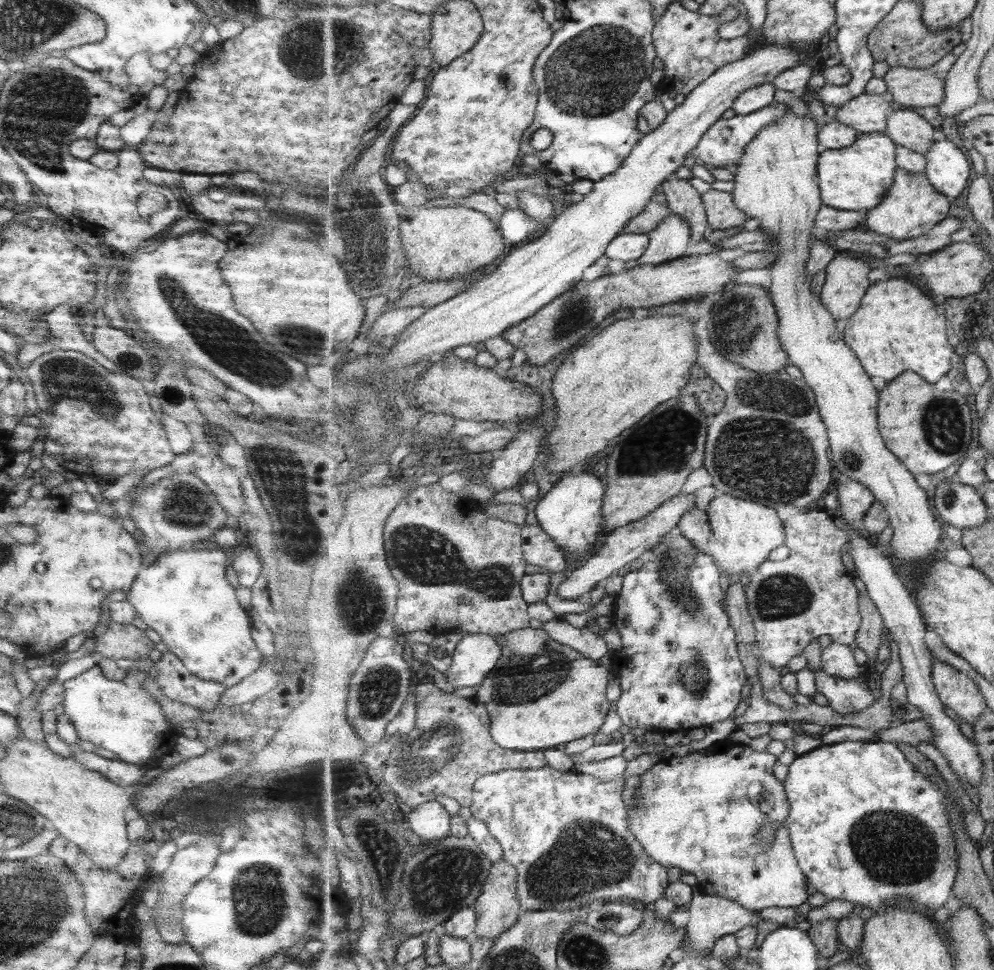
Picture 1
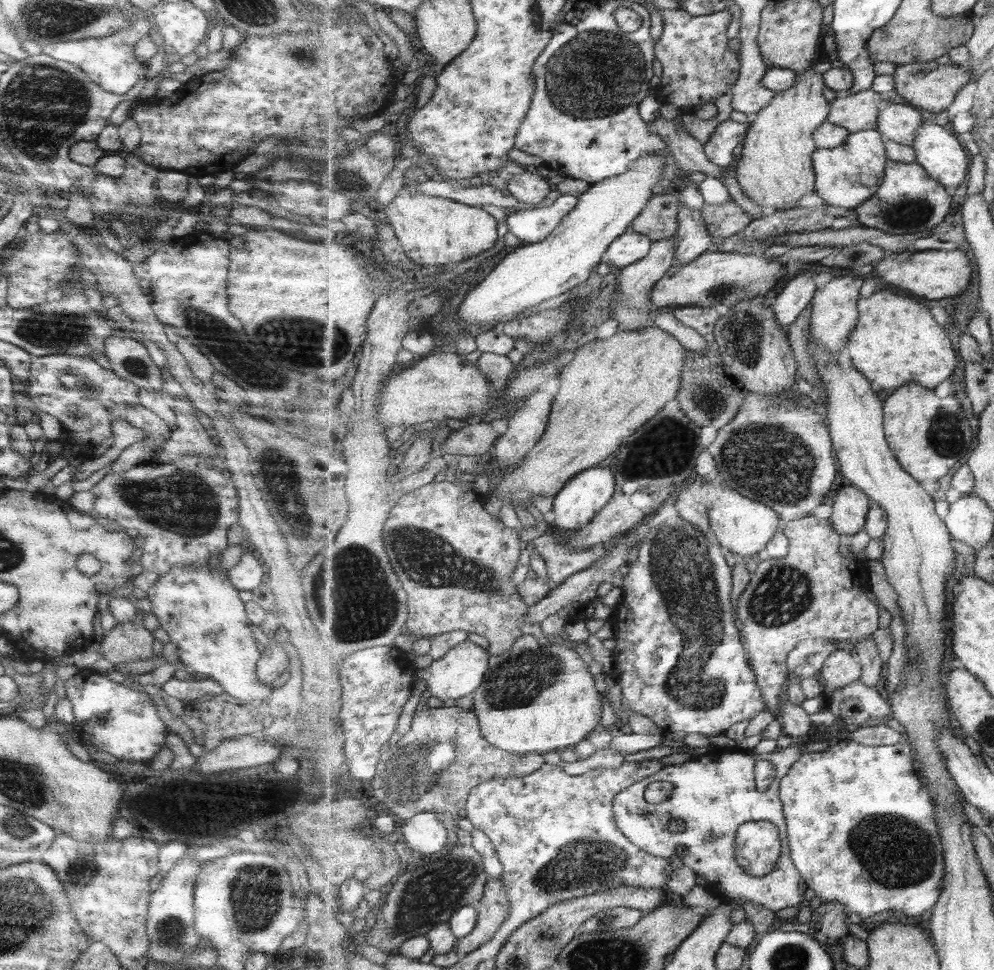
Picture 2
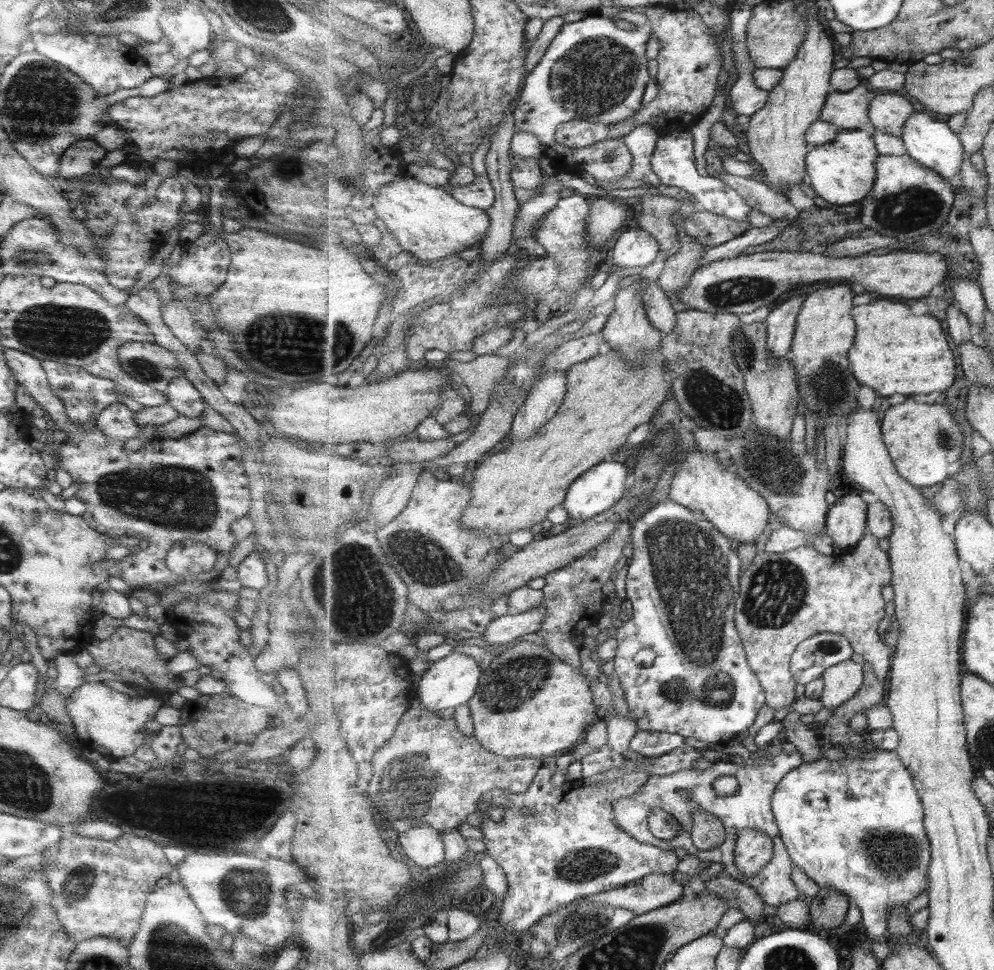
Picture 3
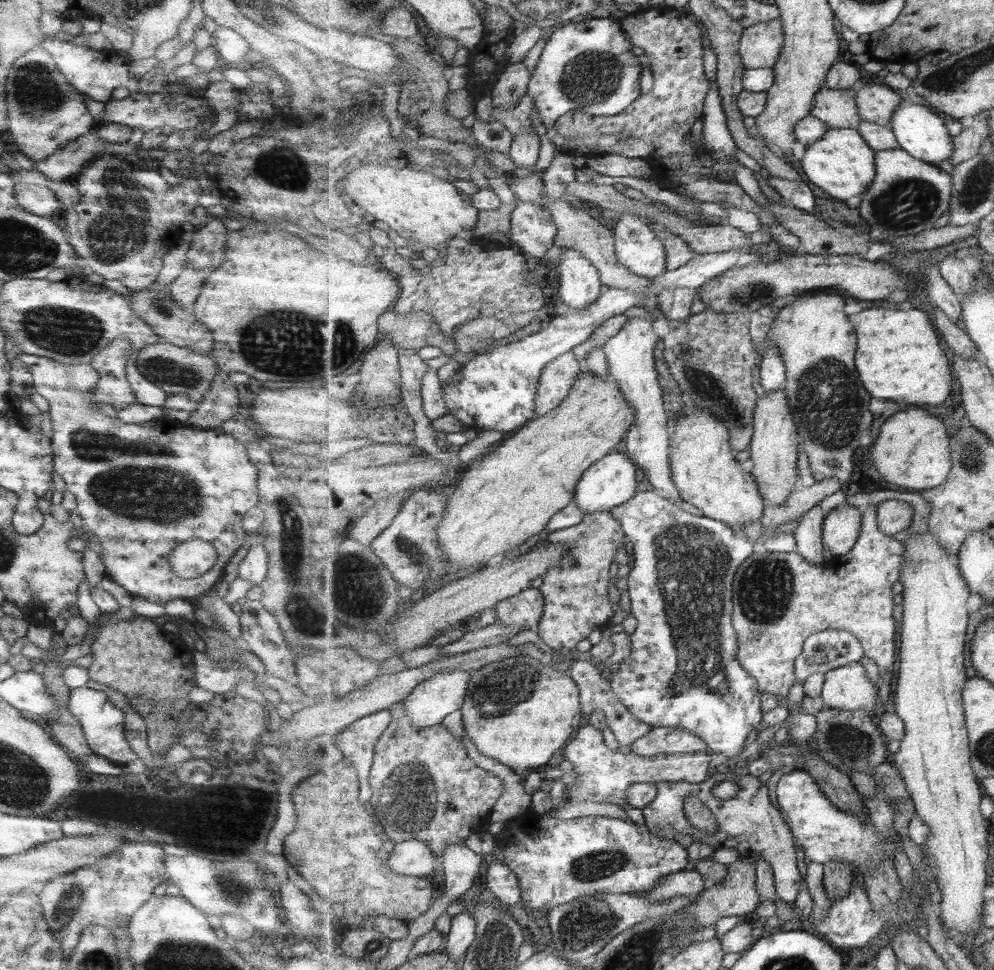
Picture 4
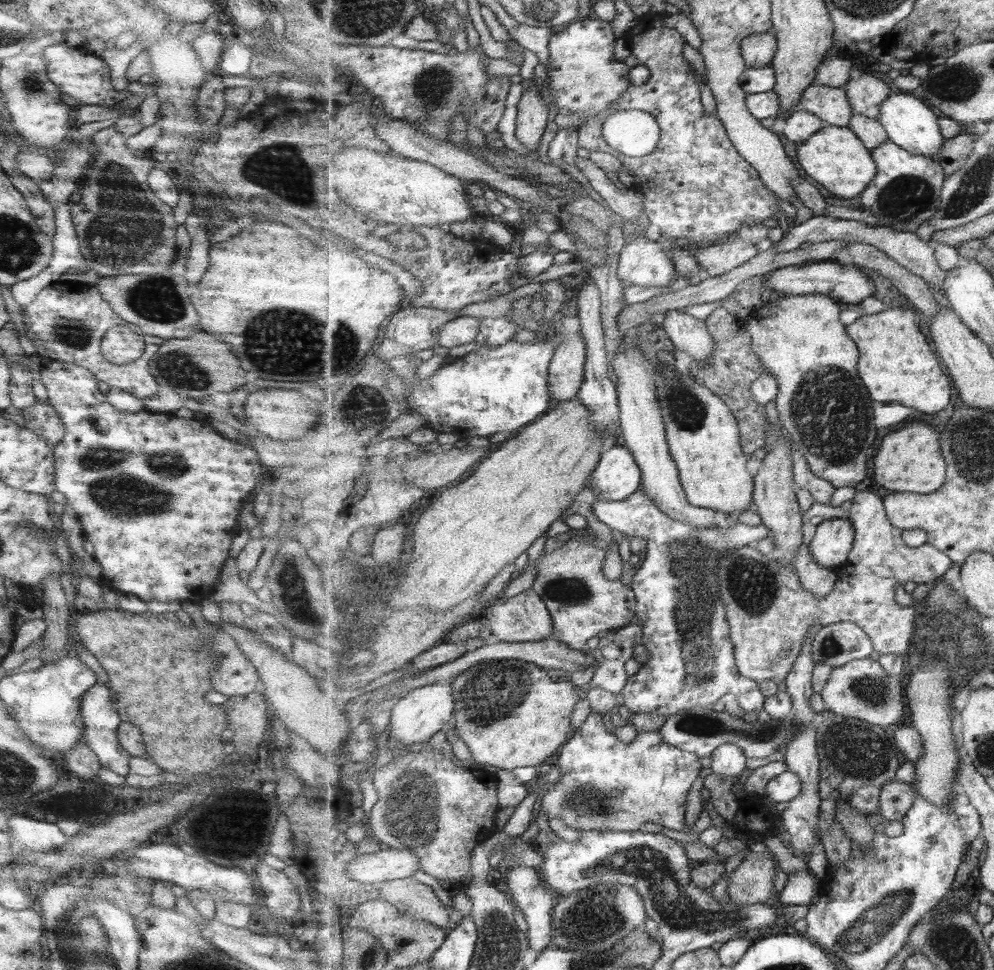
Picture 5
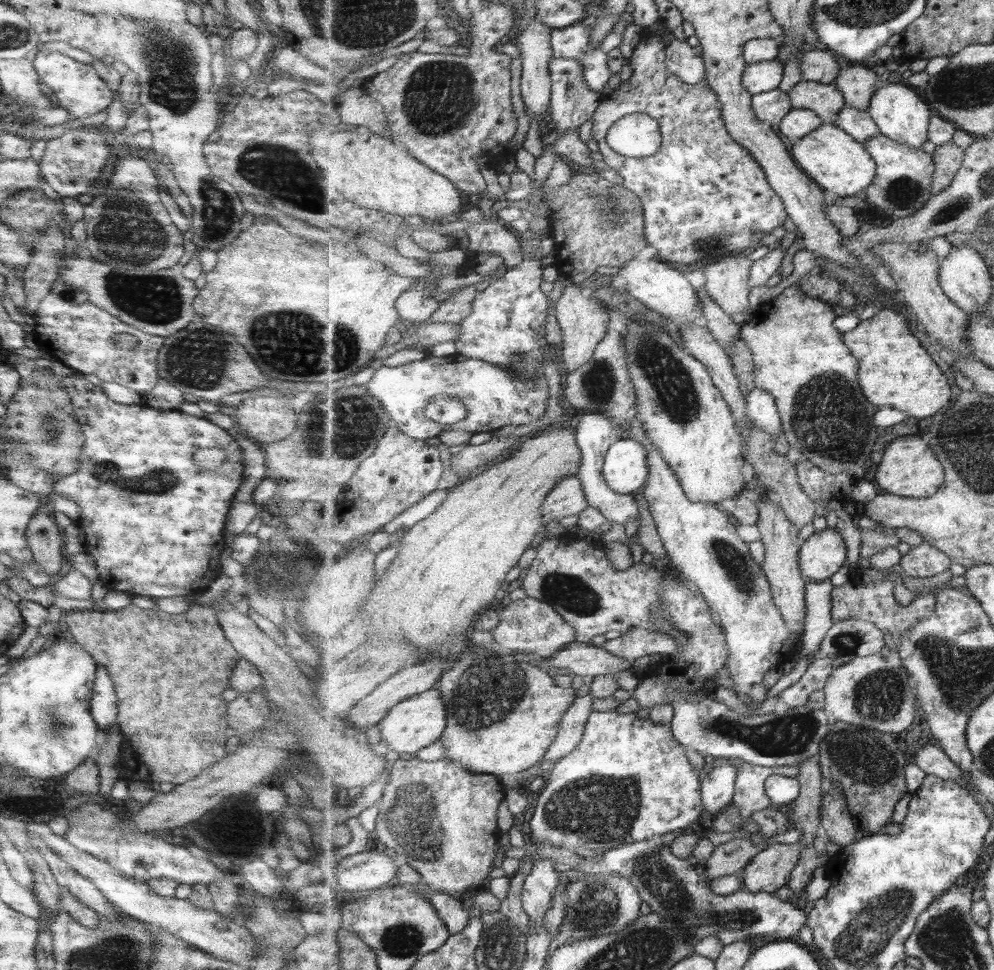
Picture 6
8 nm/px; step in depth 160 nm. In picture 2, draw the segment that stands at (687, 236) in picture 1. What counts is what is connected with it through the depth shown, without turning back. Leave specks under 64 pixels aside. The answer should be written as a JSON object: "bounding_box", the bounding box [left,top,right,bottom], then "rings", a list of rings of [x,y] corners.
{"bounding_box":[612,236,678,331],"rings":[[[677,236],[670,239],[654,241],[652,249],[647,257],[636,262],[634,265],[618,269],[620,278],[618,287],[618,302],[614,304],[614,314],[612,318],[617,321],[617,326],[621,326],[623,331],[636,331],[649,326],[649,310],[654,310],[651,292],[654,286],[667,274],[678,260],[676,246]]]}

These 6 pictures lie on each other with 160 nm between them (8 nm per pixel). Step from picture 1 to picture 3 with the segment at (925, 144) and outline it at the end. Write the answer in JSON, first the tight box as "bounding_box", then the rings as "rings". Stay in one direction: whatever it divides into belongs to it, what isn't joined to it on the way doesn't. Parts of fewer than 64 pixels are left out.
{"bounding_box":[869,91,916,138],"rings":[[[885,91],[873,96],[869,112],[876,130],[902,138],[907,121],[916,110],[907,98]]]}

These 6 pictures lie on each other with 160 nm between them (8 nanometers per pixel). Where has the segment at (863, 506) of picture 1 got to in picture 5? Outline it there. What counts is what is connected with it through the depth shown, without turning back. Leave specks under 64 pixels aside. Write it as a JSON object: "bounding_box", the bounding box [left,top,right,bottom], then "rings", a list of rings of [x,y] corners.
{"bounding_box":[809,518,853,568],"rings":[[[836,518],[823,520],[816,528],[816,533],[809,543],[809,550],[814,559],[827,568],[840,567],[847,562],[853,548],[853,523],[849,519]]]}

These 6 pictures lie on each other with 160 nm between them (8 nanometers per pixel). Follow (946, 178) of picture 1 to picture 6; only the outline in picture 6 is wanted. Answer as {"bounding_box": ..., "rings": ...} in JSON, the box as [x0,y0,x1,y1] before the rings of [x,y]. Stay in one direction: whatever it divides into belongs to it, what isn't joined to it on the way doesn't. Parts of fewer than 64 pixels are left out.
{"bounding_box":[868,84,933,148],"rings":[[[880,84],[878,91],[873,95],[868,113],[875,119],[880,132],[897,142],[916,148],[923,148],[929,142],[929,123],[933,110],[927,107],[927,102],[909,86],[903,84]]]}

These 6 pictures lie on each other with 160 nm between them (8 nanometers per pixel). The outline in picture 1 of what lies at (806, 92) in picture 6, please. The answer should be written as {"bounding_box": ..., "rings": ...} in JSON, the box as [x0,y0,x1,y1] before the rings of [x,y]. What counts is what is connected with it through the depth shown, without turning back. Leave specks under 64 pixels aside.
{"bounding_box":[835,92,894,133],"rings":[[[866,92],[838,107],[835,120],[856,128],[860,133],[885,133],[894,108],[889,95]]]}

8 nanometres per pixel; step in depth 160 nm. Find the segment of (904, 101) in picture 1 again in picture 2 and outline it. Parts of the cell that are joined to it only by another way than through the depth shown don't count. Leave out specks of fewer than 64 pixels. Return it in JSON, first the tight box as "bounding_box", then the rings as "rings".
{"bounding_box":[894,62,975,112],"rings":[[[917,62],[911,65],[899,65],[894,72],[895,76],[895,88],[894,90],[903,97],[905,102],[923,108],[930,112],[941,112],[949,108],[953,102],[955,102],[955,96],[959,94],[959,91],[963,86],[967,86],[969,82],[975,82],[975,75],[973,71],[967,67],[953,64],[952,66],[937,64],[937,62]]]}

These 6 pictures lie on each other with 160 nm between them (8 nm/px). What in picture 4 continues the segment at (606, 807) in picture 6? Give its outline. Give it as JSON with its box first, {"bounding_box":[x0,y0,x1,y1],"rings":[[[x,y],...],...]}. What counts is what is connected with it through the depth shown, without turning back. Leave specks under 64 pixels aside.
{"bounding_box":[563,721,711,810],"rings":[[[587,721],[576,731],[576,735],[564,747],[563,755],[569,760],[578,773],[576,785],[568,794],[570,801],[589,800],[608,803],[609,796],[621,798],[623,805],[617,805],[623,810],[628,807],[628,790],[639,783],[692,782],[701,784],[710,776],[711,756],[705,751],[694,753],[667,753],[657,756],[640,756],[633,751],[623,754],[613,751],[605,742],[603,734],[596,726]]]}

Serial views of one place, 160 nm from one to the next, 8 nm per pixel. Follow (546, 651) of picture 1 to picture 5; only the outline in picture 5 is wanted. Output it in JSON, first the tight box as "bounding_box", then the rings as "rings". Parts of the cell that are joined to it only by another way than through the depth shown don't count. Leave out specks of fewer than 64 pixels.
{"bounding_box":[450,660,582,770],"rings":[[[501,660],[491,662],[481,662],[477,666],[473,666],[469,670],[466,670],[463,674],[456,676],[453,682],[450,684],[453,688],[453,694],[456,695],[456,724],[455,732],[459,734],[459,737],[469,748],[472,758],[481,765],[481,767],[494,769],[515,770],[522,766],[536,766],[544,764],[545,760],[553,754],[557,754],[557,750],[561,748],[572,735],[572,714],[576,709],[577,703],[582,701],[579,696],[578,688],[571,682],[564,680],[555,682],[552,677],[553,672],[548,669],[544,669],[542,666],[533,664],[533,662],[525,662],[523,660]]]}

